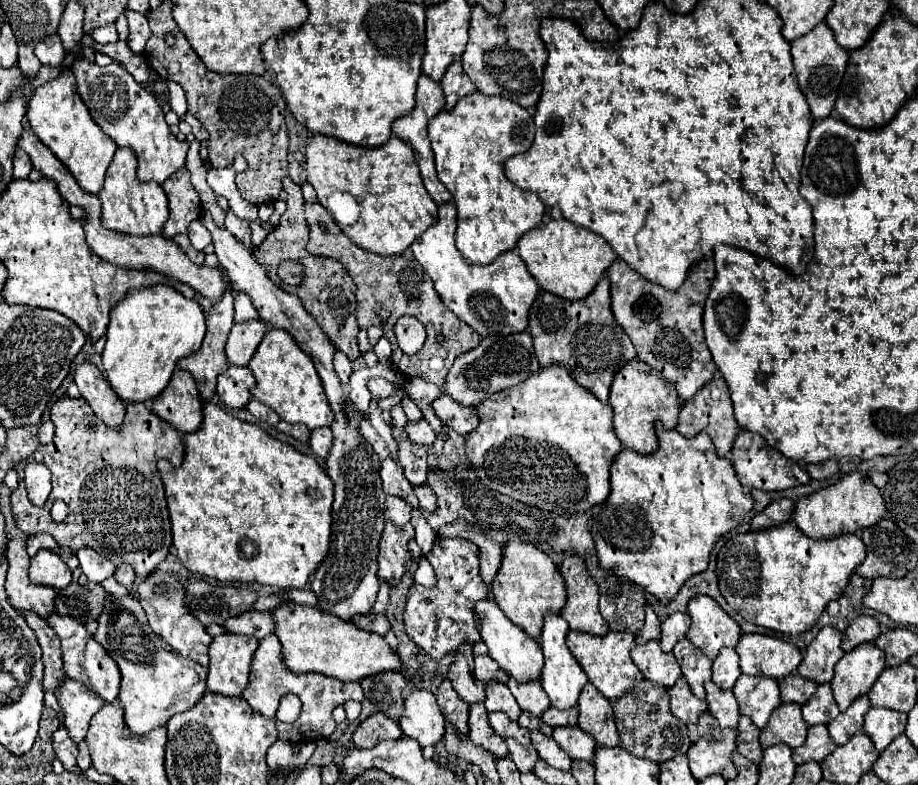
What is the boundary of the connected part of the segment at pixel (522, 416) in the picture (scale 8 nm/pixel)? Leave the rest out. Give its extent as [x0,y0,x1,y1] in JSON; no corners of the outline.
[466,367,622,515]

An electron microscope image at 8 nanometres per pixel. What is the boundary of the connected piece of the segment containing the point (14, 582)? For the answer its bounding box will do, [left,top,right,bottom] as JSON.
[6,537,58,619]

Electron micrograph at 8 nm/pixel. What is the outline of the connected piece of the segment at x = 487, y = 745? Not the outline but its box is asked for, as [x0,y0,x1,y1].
[470,703,508,757]

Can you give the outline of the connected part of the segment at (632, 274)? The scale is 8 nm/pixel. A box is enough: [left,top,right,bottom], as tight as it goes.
[608,259,718,401]

